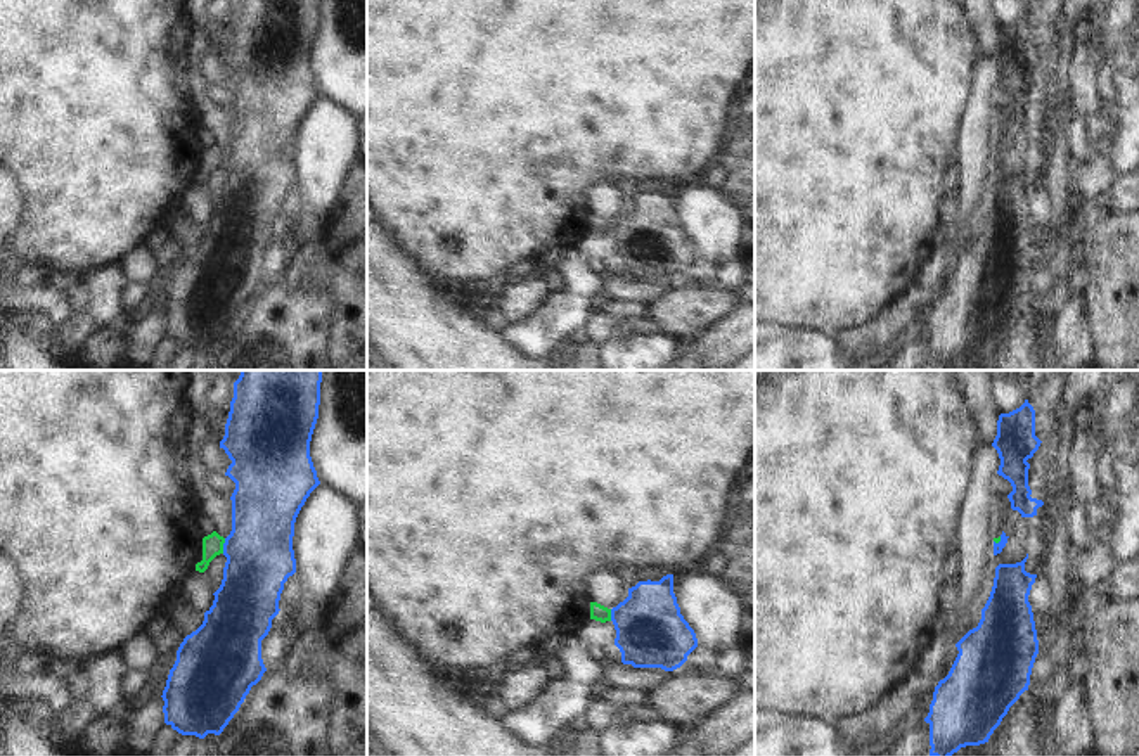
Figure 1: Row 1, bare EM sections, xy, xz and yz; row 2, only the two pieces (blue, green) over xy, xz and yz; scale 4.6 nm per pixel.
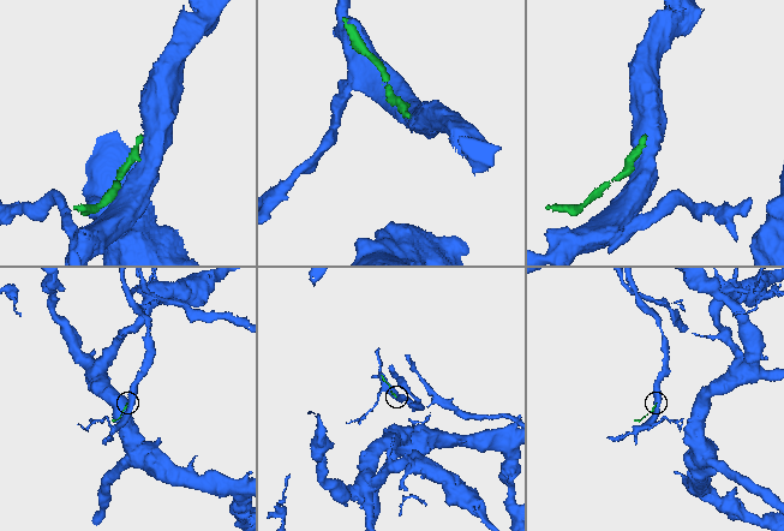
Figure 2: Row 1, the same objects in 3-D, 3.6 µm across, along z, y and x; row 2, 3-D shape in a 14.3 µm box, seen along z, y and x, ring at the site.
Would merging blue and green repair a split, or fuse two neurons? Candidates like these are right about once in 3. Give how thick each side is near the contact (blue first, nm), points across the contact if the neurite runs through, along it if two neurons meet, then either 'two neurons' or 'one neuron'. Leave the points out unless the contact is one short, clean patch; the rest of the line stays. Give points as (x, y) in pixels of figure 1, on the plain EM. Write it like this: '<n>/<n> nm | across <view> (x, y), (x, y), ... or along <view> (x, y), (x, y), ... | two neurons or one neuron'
320/100 nm | along xy (225, 151), (222, 165) | two neurons

